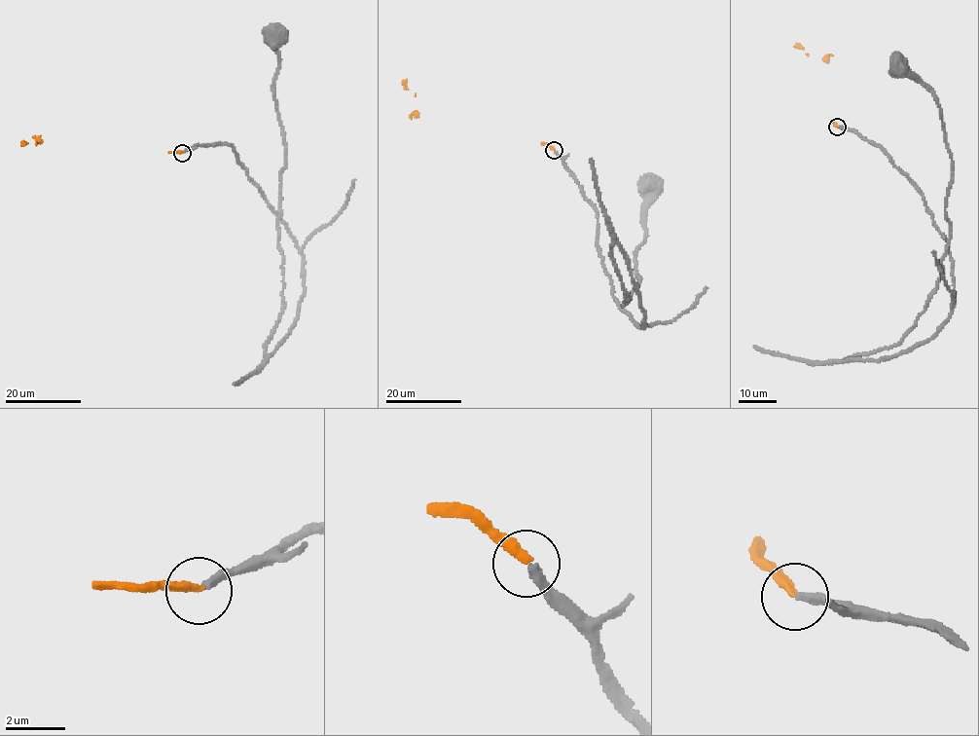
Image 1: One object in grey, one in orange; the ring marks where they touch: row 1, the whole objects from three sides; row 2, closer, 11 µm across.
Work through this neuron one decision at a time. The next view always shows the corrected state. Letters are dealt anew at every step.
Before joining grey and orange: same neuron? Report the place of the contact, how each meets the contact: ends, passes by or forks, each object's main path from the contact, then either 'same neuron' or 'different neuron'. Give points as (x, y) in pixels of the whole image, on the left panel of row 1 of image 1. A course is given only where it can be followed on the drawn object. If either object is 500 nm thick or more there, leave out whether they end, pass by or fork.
(182, 153) | grey ends | orange ends | grey via (183, 153), (233, 147), (296, 242), (298, 317), (267, 356), (284, 272), (277, 34) | orange via (182, 153), (40, 141), (24, 144) | same neuron

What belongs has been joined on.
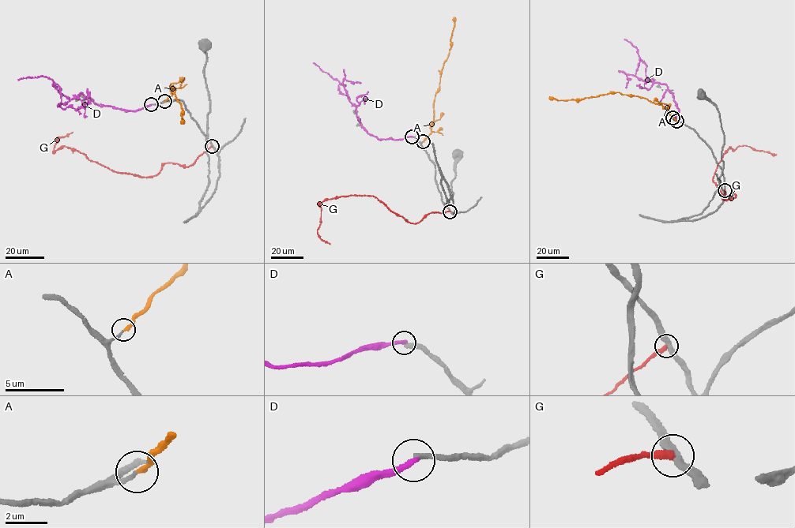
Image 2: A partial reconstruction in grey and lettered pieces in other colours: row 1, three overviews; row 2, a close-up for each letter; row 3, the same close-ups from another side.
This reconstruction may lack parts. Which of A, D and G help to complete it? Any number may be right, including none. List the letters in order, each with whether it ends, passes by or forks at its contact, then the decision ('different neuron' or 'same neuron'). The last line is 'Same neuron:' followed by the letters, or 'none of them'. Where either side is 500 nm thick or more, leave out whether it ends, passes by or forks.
A: it ends there; same neuron
D: it ends there; different neuron
G: it ends there; different neuron
Same neuron: A

